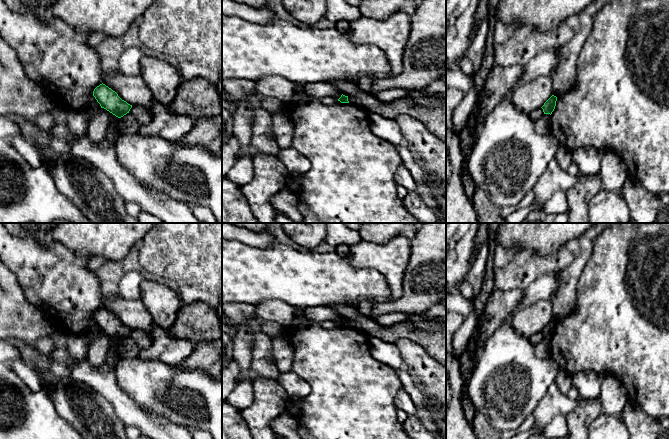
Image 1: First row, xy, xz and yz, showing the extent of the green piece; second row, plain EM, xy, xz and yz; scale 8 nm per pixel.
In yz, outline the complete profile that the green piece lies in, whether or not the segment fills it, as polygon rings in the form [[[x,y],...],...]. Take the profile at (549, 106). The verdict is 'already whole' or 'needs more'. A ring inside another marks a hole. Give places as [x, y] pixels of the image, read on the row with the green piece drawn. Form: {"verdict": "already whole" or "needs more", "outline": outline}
{"verdict": "already whole", "outline": [[[552,95],[541,107],[543,109],[544,114],[552,114],[556,106],[557,97]]]}

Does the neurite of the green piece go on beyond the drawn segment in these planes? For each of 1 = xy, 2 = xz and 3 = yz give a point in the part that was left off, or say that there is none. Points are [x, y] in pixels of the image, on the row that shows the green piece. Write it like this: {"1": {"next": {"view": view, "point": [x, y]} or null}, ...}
{"1": {"next": null}, "2": {"next": null}, "3": {"next": null}}

